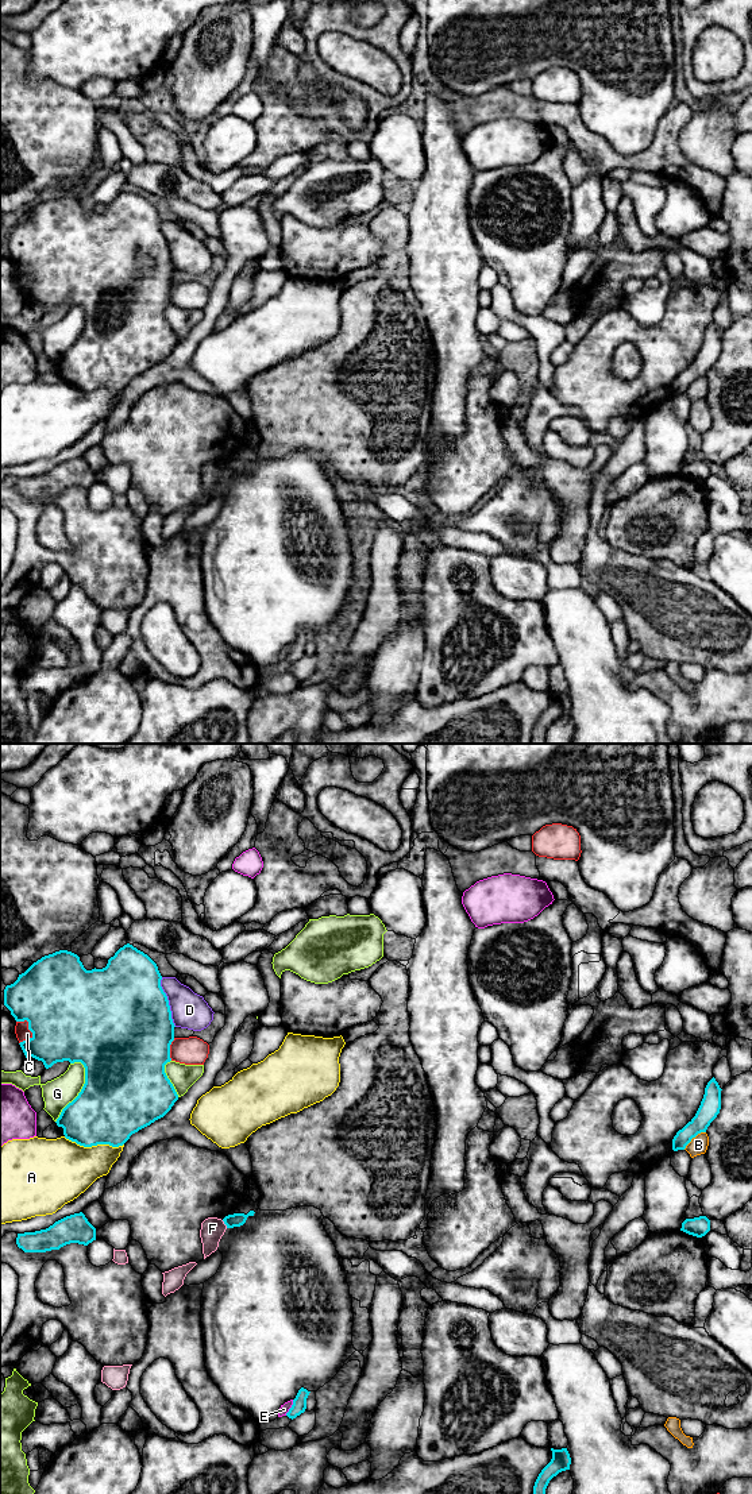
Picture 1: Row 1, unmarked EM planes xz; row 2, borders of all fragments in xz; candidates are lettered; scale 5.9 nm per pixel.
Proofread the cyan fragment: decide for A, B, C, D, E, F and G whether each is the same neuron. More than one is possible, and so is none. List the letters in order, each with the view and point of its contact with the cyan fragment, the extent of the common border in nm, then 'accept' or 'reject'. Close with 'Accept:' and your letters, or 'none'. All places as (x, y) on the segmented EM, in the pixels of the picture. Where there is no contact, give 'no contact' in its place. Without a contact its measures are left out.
A: meets cyan in xz at (93, 1145); contact 360 nm long; reject
B: meets cyan in xz at (693, 1137); contact 170 nm long; reject
C: meets cyan in xz at (33, 1034); contact 160 nm long; reject
D: meets cyan in xz at (168, 1002); contact 300 nm long; reject
E: meets cyan in xz at (290, 1408); contact 110 nm long; reject
F: meets cyan in xz at (224, 1223); contact 60 nm long; reject
G: meets cyan in xz at (80, 1092); contact 400 nm long; reject
Accept: none

